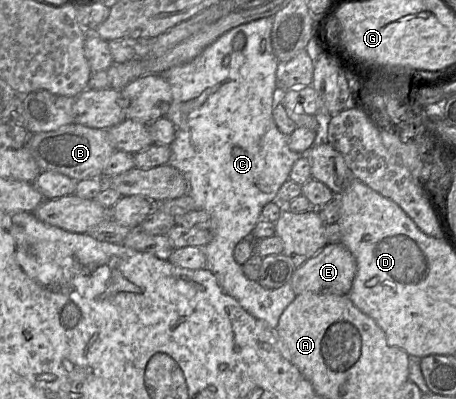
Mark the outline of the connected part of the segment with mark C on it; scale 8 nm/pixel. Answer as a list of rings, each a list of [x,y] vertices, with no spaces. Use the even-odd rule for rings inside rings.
[[[265,17],[255,21],[251,21],[246,24],[234,27],[228,32],[221,35],[217,40],[207,46],[197,57],[188,63],[174,66],[167,71],[163,72],[163,77],[167,80],[170,85],[172,92],[172,103],[169,107],[168,112],[165,117],[169,118],[175,126],[175,139],[170,144],[171,156],[169,162],[171,166],[179,170],[187,179],[189,184],[188,194],[194,199],[196,204],[196,209],[203,209],[209,213],[212,219],[211,230],[213,233],[213,239],[210,243],[204,246],[204,252],[206,254],[206,269],[211,271],[220,287],[230,296],[235,298],[238,303],[253,317],[264,320],[271,328],[275,329],[278,325],[279,318],[287,306],[294,300],[296,293],[294,292],[291,283],[287,283],[277,289],[266,289],[262,287],[258,281],[249,280],[242,271],[242,266],[238,264],[234,259],[234,248],[235,246],[244,238],[250,238],[252,230],[254,229],[256,223],[261,219],[261,212],[263,207],[277,200],[277,193],[284,182],[289,179],[289,174],[294,163],[302,156],[306,154],[299,154],[292,151],[288,145],[288,137],[282,134],[277,128],[273,115],[272,109],[274,104],[278,100],[278,89],[276,87],[276,70],[278,66],[278,59],[276,58],[272,43],[271,43],[271,31],[274,25],[273,17]],[[238,33],[244,33],[246,37],[246,44],[241,50],[233,49],[233,39]],[[229,57],[229,64],[224,65],[223,59]]]

